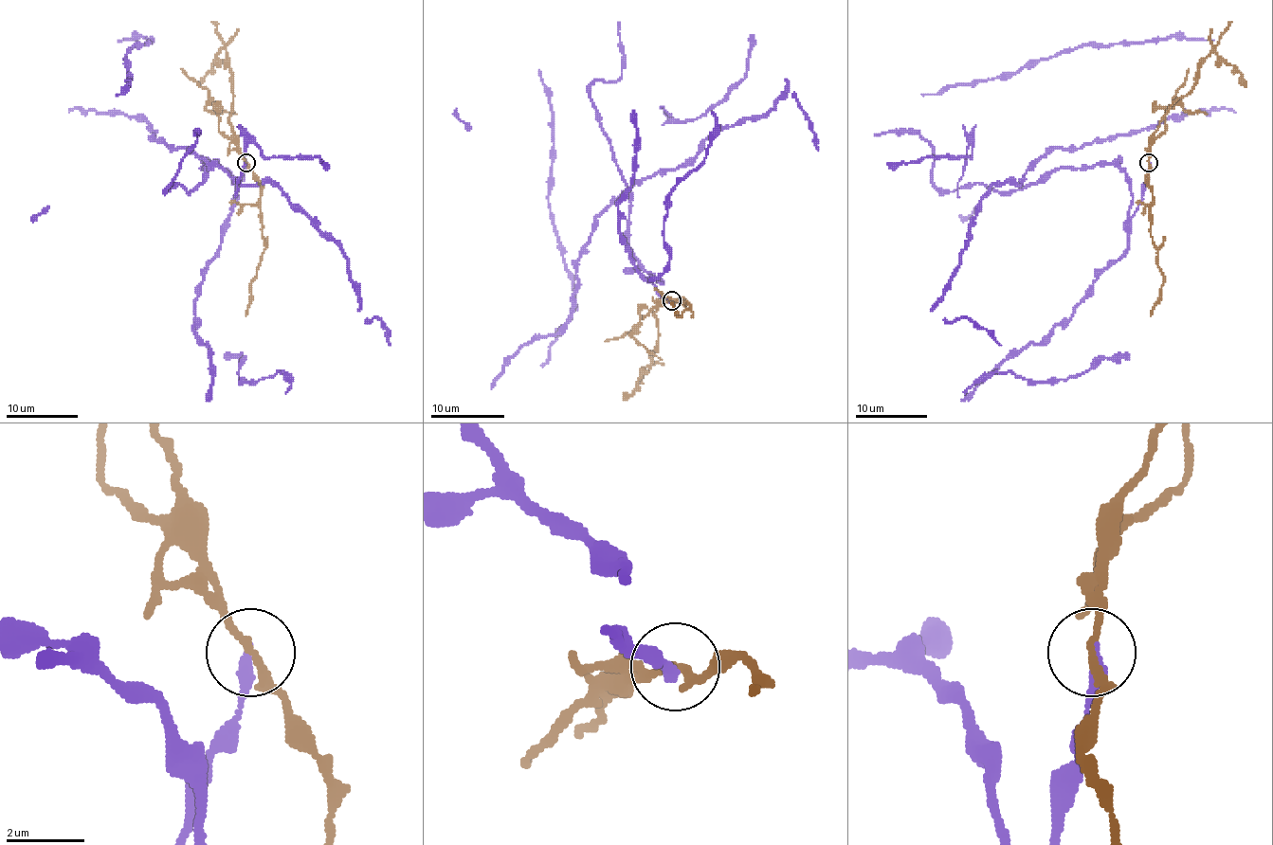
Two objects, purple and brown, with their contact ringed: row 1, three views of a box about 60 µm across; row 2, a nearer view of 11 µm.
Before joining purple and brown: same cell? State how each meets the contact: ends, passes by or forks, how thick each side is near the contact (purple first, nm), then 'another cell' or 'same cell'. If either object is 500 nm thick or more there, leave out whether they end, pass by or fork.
purple ends there; brown passes by; 320 nm thick on the purple side, 190 nm on the other; another cell

